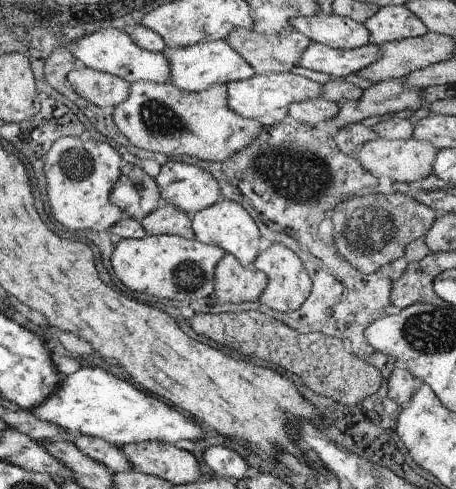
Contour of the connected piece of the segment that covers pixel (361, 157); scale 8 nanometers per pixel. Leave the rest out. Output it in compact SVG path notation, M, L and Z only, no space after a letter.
M380 137L367 142L355 156L367 171L377 177L389 176L399 186L404 187L409 182L420 182L426 176L433 174L433 164L438 151L439 149L428 141L414 138L386 140Z

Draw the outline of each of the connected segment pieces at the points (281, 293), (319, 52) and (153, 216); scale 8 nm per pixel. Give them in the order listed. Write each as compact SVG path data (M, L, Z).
M272 243L272 246L259 252L253 265L256 270L262 271L267 276L267 285L259 301L266 304L268 308L278 310L278 312L294 312L310 296L313 287L310 276L306 276L307 272L303 262L300 262L298 256L286 246Z
M312 41L302 53L297 66L325 72L340 79L348 74L357 74L358 71L370 66L380 58L380 47L370 42L355 49L335 49Z
M161 203L140 223L147 235L180 235L187 239L194 239L191 219L192 216L182 212L174 205Z

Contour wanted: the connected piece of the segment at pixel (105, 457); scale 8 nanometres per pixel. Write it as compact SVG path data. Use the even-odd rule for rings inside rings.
M88 435L76 436L72 441L82 454L106 465L112 472L121 473L132 469L132 465L125 458L121 448L116 445Z

